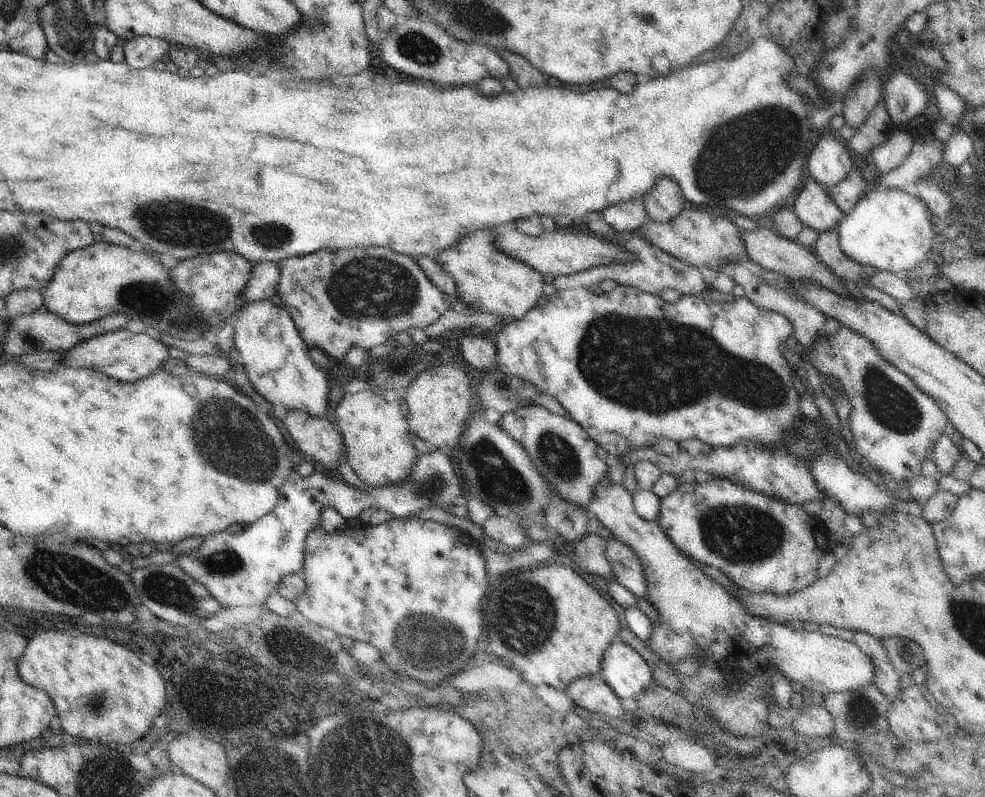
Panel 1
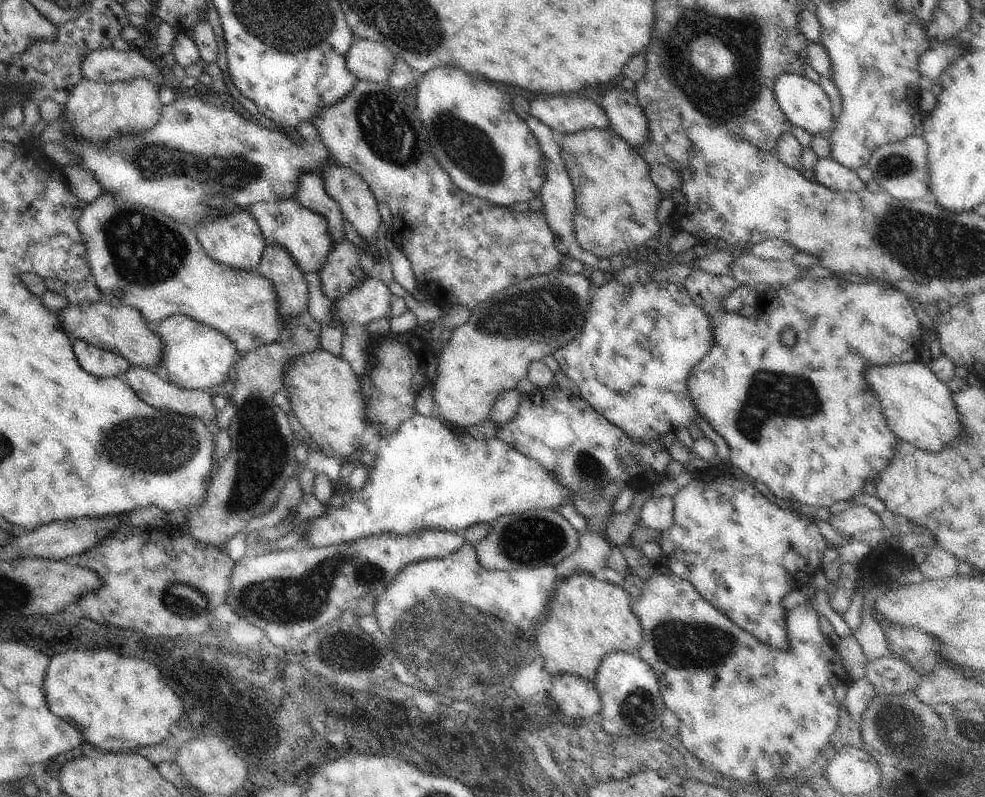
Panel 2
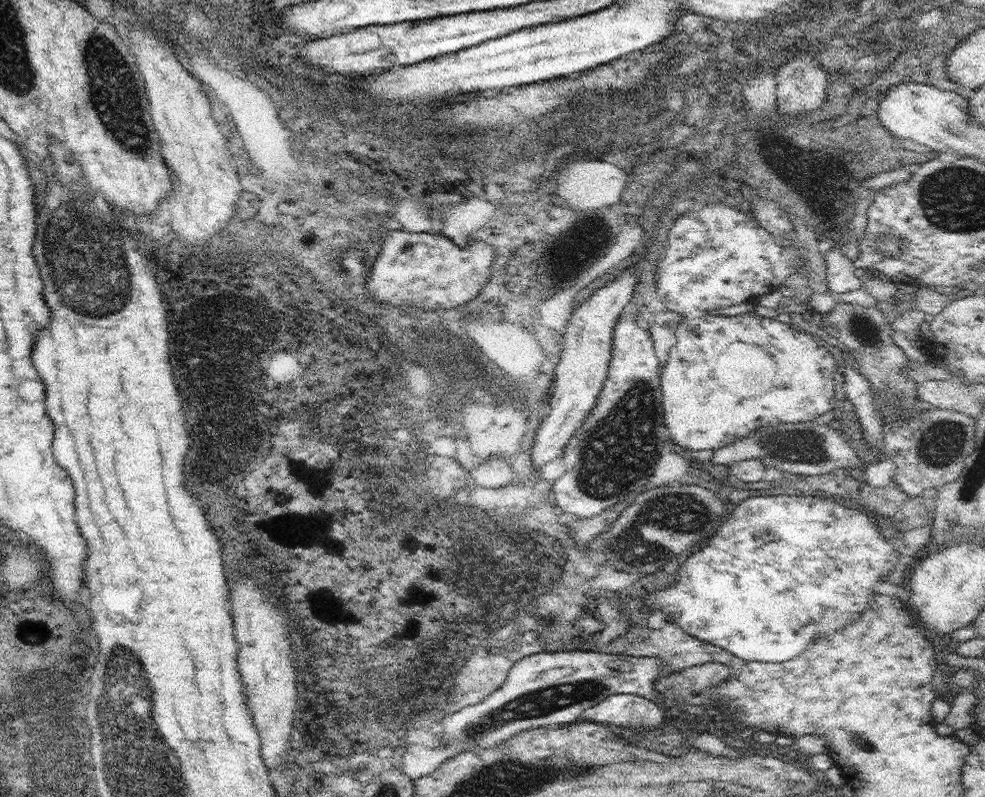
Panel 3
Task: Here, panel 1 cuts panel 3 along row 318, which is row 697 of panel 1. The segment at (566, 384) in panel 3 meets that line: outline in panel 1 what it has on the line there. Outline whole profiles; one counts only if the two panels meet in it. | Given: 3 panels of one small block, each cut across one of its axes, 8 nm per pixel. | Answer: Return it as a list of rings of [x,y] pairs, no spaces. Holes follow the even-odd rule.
[[[600,673],[575,680],[565,693],[575,702],[577,709],[600,712],[607,719],[618,718],[624,712],[620,697],[608,686]]]

